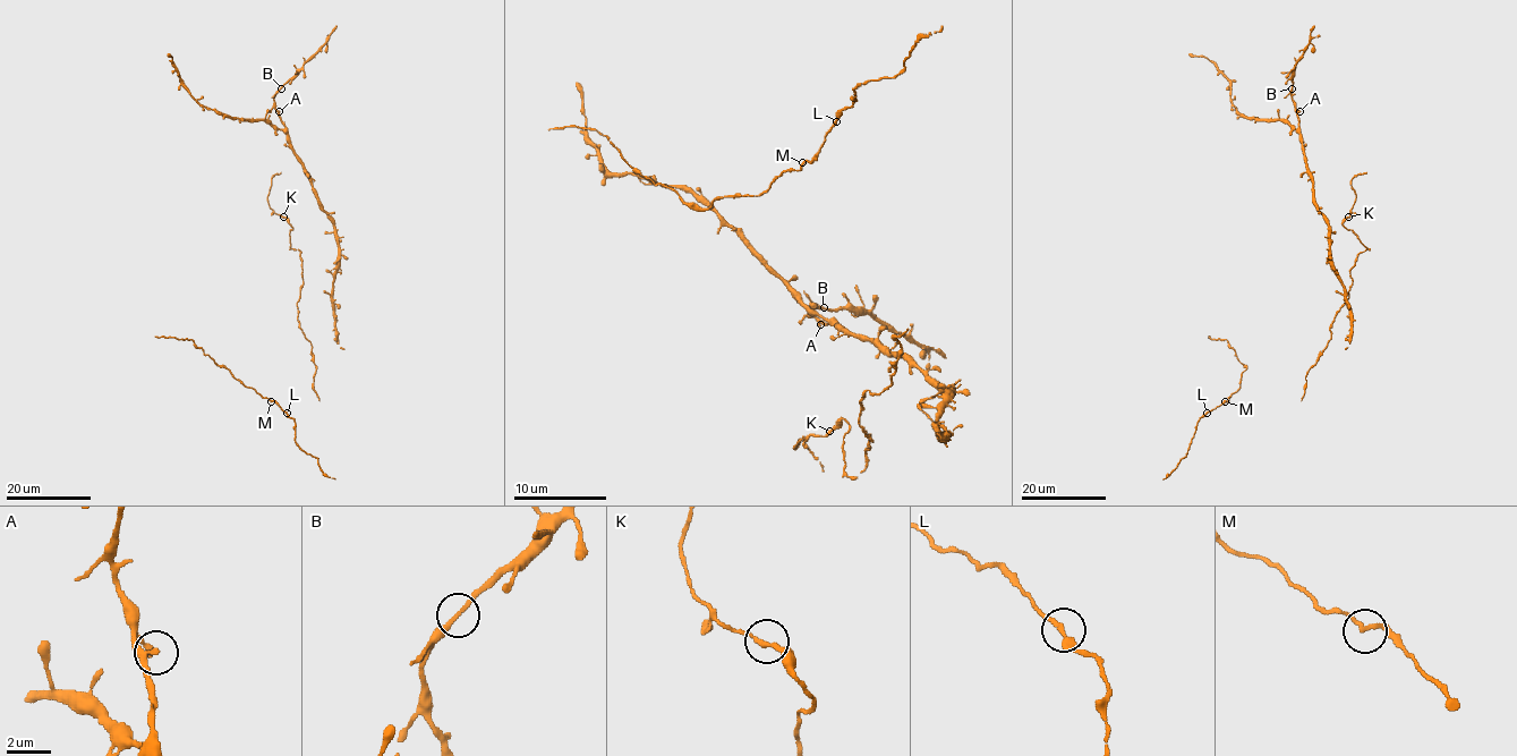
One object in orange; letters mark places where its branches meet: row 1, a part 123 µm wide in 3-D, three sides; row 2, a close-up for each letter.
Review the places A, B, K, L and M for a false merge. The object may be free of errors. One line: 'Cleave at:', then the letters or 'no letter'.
Cleave at: no letter

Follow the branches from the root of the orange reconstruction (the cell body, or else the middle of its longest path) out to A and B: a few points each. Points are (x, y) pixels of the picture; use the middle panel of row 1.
A: (927, 415), (931, 422), (938, 417), (947, 391), (911, 359), (836, 324), (818, 320), (820, 324)
B: (927, 415), (931, 422), (938, 417), (947, 391), (911, 359), (825, 324), (809, 311), (823, 308)

